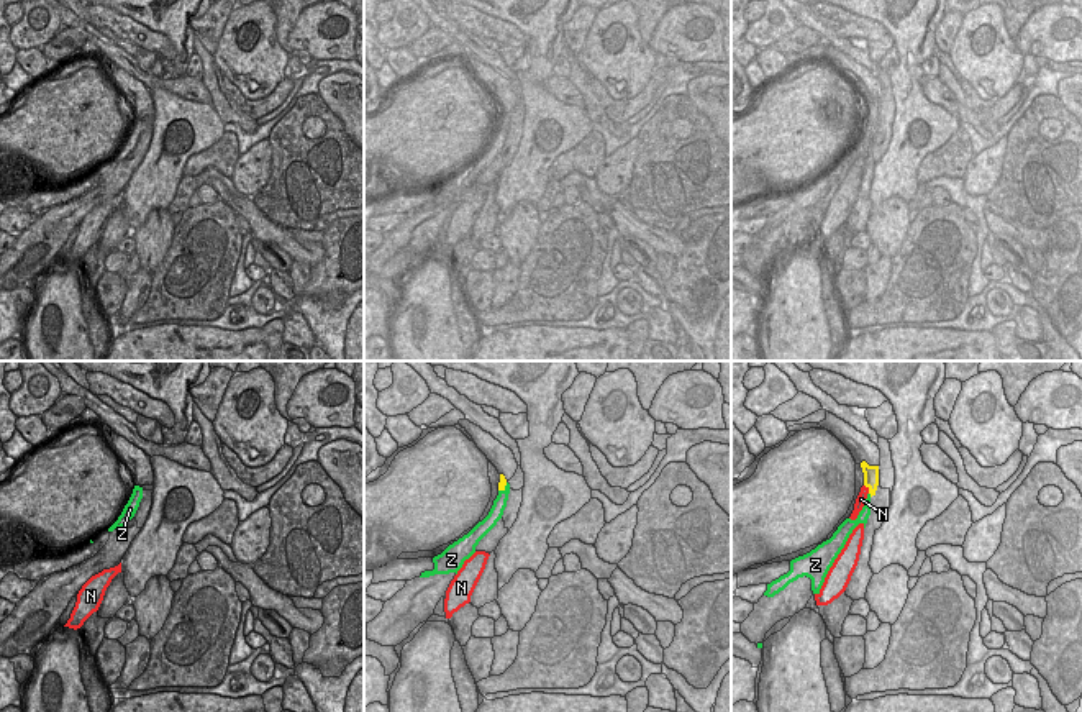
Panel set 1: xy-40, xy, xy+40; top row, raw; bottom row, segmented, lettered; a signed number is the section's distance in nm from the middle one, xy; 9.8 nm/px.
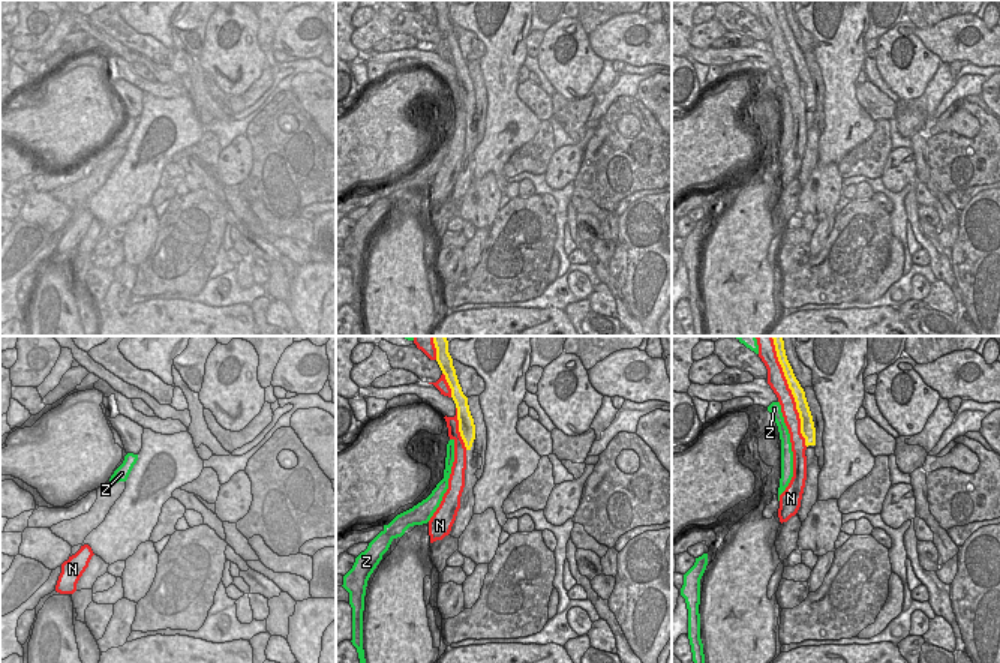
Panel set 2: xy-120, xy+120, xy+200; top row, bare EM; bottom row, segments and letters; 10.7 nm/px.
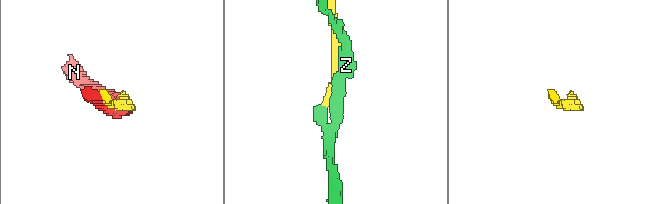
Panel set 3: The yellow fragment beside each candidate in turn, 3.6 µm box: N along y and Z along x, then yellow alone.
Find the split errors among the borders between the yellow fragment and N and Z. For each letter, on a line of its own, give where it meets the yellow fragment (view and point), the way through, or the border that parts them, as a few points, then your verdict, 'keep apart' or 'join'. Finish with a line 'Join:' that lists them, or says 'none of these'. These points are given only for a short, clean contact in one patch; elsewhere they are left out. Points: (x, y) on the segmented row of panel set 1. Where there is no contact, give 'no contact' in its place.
N: contact xy+40 (869, 489); keep apart
Z: contact xy+40 (869, 492); border xy+40 (869, 492), (871, 496); keep apart
Join: none of these

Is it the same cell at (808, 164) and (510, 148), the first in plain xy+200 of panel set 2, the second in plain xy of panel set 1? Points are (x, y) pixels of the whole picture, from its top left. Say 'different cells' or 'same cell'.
same cell

